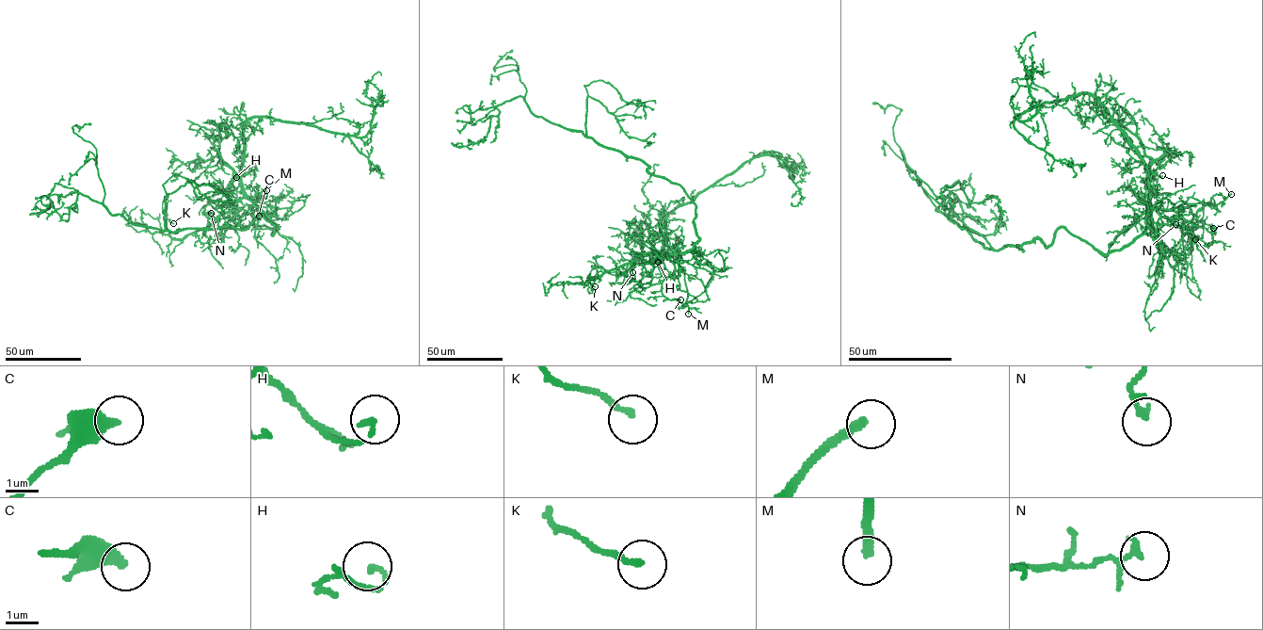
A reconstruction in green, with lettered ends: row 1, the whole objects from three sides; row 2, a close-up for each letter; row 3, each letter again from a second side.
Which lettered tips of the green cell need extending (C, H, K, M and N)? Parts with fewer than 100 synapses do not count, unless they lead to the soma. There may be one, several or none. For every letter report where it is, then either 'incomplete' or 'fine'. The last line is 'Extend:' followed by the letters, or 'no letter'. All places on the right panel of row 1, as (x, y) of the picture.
C: at (1213, 228); fine
H: at (1162, 175); fine
K: at (1195, 239); fine
M: at (1231, 194); incomplete
N: at (1175, 224); fine
Extend: M

